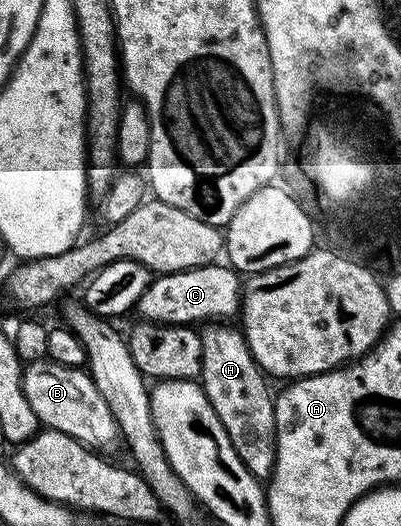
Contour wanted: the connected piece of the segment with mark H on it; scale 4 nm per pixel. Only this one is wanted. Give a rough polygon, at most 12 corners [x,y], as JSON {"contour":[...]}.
{"contour":[[199,330],[199,382],[238,459],[276,466],[276,406],[243,332]]}

